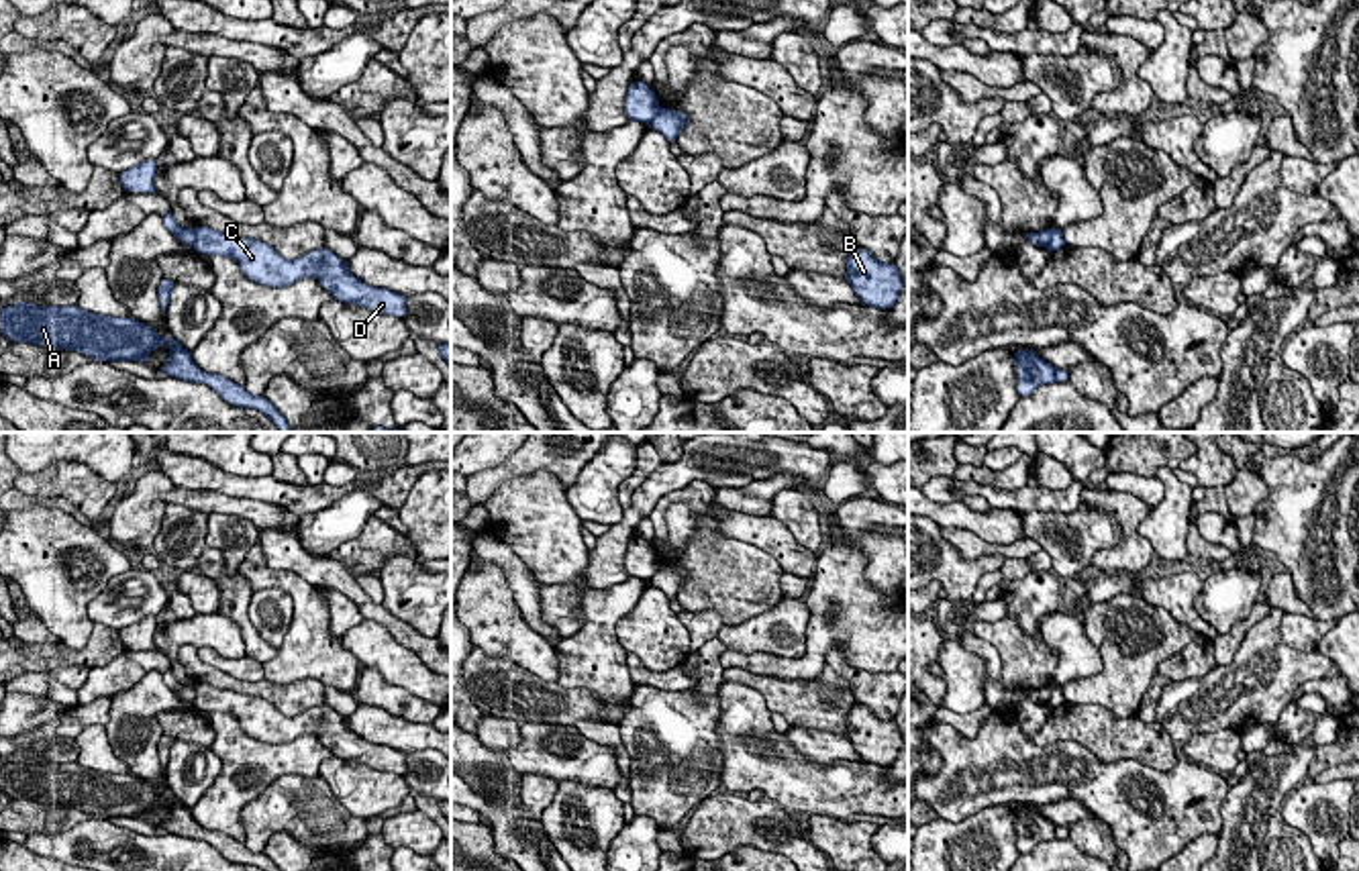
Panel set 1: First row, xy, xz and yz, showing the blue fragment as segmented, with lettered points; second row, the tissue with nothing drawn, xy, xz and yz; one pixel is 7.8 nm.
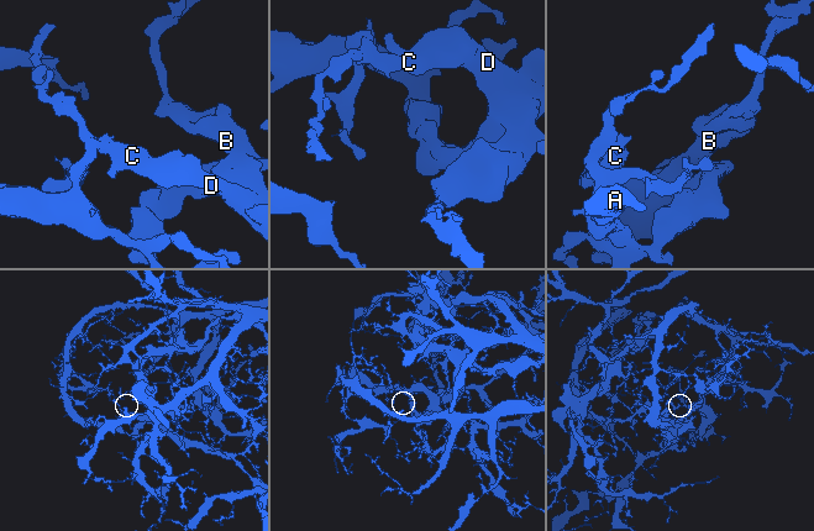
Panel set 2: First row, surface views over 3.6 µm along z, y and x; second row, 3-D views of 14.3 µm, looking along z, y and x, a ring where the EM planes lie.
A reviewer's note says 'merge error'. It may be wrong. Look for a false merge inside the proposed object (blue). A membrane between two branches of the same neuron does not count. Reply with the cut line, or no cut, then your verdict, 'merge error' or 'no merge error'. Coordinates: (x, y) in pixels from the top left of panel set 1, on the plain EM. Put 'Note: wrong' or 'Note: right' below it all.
cut yz (1049, 686), (1045, 704); merge error
Note: right

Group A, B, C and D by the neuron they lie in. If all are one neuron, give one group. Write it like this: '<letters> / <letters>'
A / B C D

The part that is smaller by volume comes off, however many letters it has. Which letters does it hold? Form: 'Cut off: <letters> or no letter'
Cut off: B, C, D

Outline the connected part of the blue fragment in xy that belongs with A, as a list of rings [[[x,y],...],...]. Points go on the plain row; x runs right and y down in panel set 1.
[[[16,759],[0,765],[0,789],[10,800],[33,800],[78,808],[96,818],[139,818],[147,820],[149,810],[169,800],[169,816],[159,826],[159,832],[206,840],[226,861],[239,865],[255,865],[263,871],[280,871],[278,865],[263,853],[251,853],[235,838],[202,828],[188,806],[171,791],[159,793],[153,783],[131,773],[104,773],[76,763],[47,763]]]

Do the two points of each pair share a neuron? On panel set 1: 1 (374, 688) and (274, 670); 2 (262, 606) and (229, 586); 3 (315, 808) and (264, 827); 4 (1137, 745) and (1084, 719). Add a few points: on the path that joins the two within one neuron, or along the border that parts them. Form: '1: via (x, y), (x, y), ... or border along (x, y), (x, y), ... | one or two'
1: border along (360, 672), (354, 692) | two
2: border along (252, 592), (249, 623), (270, 645) | two
3: via (303, 808), (282, 808), (276, 814) | one
4: via (1125, 739), (1109, 739), (1096, 729) | one

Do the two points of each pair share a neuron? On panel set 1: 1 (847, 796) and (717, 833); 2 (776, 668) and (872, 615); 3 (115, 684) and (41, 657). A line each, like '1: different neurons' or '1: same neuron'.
1: different neurons
2: same neuron
3: different neurons

